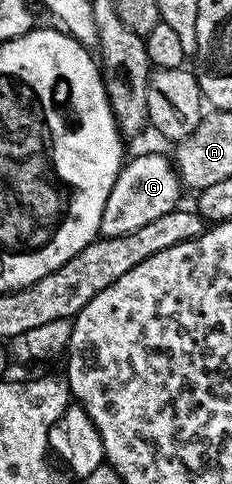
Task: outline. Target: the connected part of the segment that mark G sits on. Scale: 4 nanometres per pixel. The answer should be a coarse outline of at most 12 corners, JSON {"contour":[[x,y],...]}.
{"contour":[[142,153],[123,164],[99,234],[140,231],[179,204],[173,160]]}

